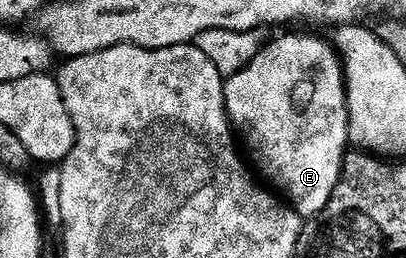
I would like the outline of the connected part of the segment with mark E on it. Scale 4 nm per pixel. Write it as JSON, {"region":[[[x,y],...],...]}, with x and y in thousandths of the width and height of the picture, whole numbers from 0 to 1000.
{"region":[[[704,128],[667,159],[663,147],[599,267],[547,318],[557,457],[589,535],[606,531],[613,636],[667,702],[663,713],[746,849],[768,849],[803,798],[842,674],[842,612],[857,589],[852,302],[825,178],[803,159],[754,128]]]}

